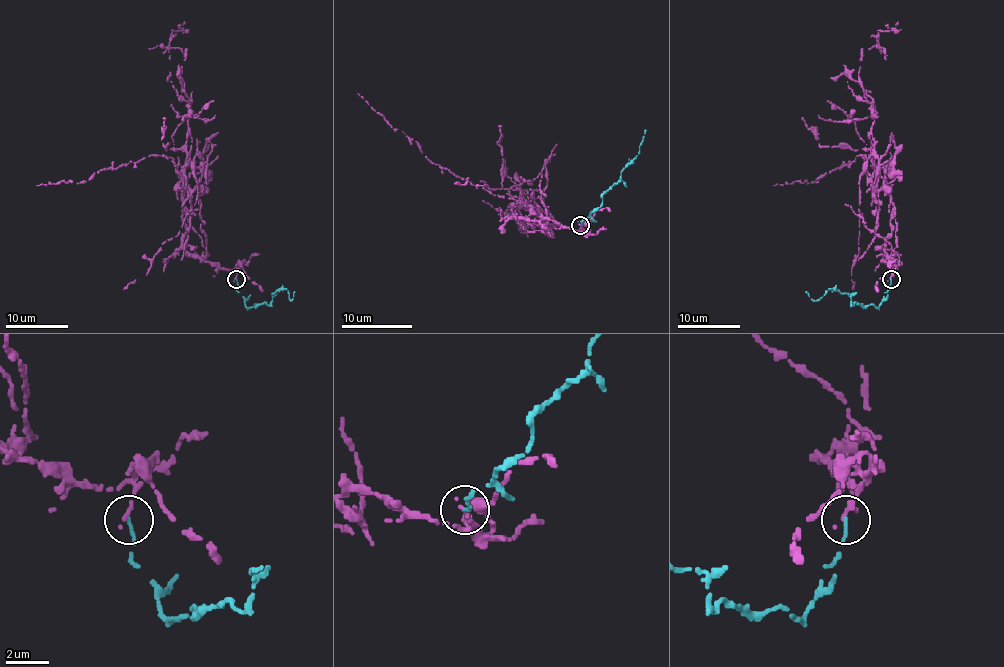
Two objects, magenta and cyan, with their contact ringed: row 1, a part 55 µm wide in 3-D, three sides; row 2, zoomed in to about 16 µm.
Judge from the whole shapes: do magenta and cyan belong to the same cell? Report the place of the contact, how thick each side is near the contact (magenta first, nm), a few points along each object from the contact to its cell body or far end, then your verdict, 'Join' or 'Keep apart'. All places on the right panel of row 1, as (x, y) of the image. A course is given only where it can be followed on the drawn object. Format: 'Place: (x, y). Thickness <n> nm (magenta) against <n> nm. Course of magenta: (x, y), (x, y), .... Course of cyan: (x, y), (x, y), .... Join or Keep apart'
Place: (891, 279). Thickness 240 nm (magenta) against 150 nm. Course of magenta: (889, 278), (889, 186), (878, 173), (875, 186), (880, 159), (871, 156), (860, 176), (853, 289). Course of cyan: (891, 278), (878, 307), (855, 302), (853, 305), (847, 294), (834, 289), (812, 300), (806, 291). Keep apart

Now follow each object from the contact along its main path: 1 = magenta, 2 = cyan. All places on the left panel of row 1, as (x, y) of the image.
1: (235, 278), (184, 249), (177, 173), (194, 189), (195, 156), (180, 233), (123, 289)
2: (236, 278), (247, 307), (269, 305), (271, 294), (280, 289), (288, 291), (291, 300), (295, 291)

